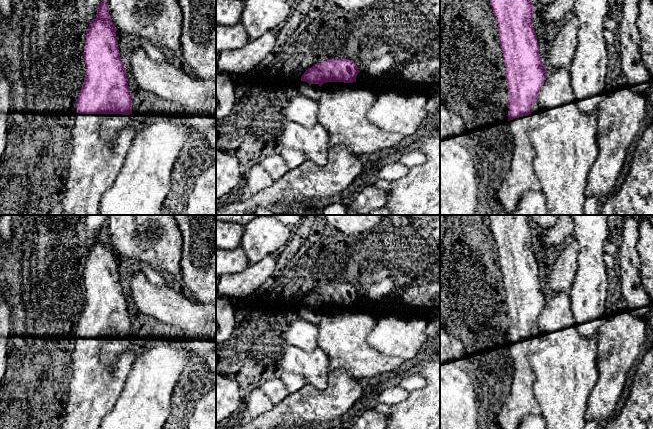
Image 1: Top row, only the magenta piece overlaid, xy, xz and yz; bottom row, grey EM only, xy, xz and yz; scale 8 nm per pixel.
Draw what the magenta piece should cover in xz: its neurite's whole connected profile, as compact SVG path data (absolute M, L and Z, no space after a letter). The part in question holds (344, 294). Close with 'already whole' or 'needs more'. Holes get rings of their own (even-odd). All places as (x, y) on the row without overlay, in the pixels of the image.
M345 282L323 285L304 296L298 307L301 319L316 324L320 311L327 306L356 306L357 289Z; needs more

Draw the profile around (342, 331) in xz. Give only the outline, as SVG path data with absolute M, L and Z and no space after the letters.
M327 306L320 311L318 322L318 348L329 355L329 372L346 369L356 380L391 372L404 360L386 356L371 348L367 331L373 314L361 308Z

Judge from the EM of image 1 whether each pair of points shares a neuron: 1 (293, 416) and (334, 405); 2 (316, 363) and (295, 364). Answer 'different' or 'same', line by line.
1: same
2: same

